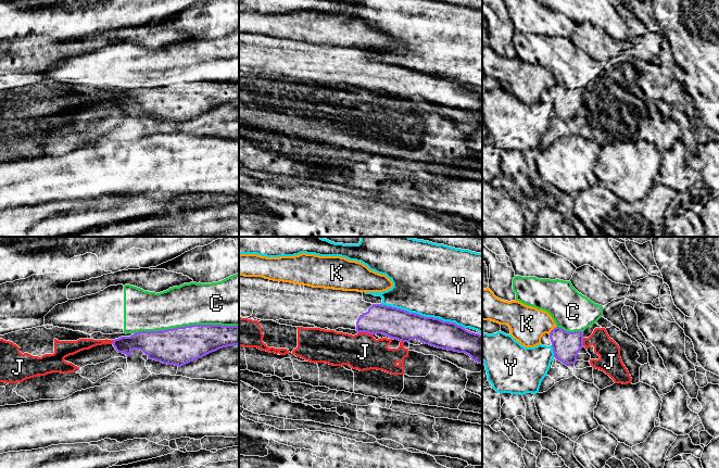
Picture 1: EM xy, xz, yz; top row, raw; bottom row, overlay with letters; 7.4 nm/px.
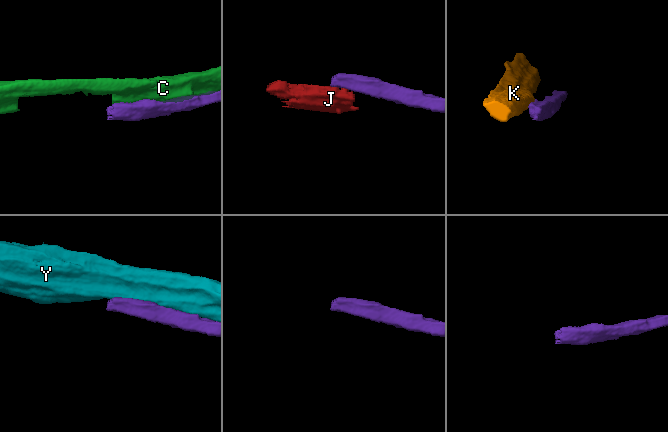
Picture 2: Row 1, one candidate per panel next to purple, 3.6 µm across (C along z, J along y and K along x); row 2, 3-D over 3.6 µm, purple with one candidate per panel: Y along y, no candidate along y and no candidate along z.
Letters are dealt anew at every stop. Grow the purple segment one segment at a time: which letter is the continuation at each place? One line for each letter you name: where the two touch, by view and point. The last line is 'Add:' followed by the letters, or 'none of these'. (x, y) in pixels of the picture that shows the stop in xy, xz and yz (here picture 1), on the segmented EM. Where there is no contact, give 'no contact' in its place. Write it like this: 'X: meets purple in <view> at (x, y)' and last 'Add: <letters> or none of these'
Add: none of these

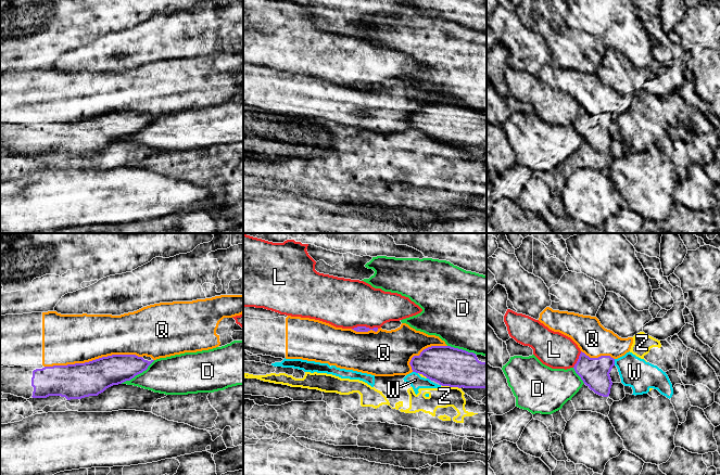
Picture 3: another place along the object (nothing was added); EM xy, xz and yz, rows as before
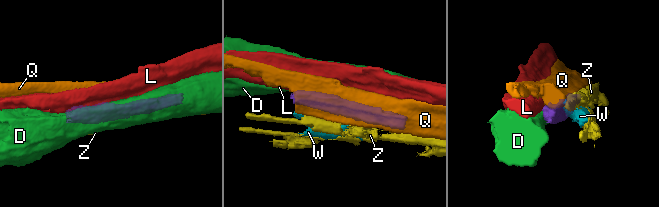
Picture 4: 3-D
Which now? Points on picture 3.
Add: none of these

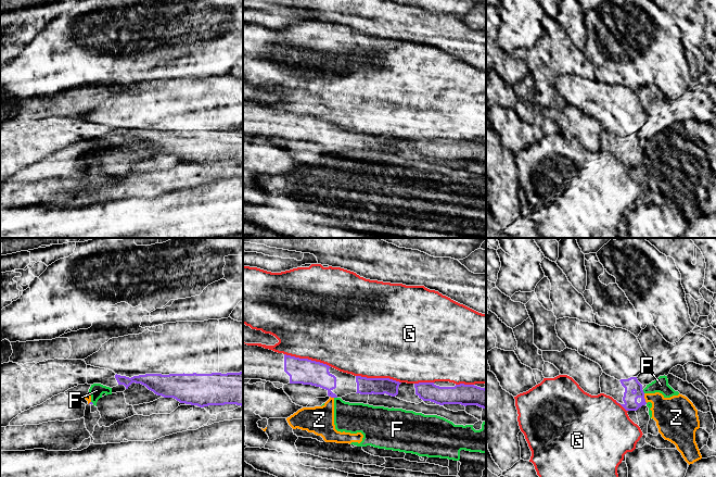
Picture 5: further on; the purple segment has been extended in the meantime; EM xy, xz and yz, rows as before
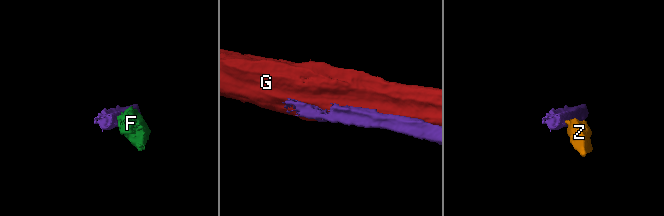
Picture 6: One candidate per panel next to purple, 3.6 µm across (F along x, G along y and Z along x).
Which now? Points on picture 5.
Add: none of these

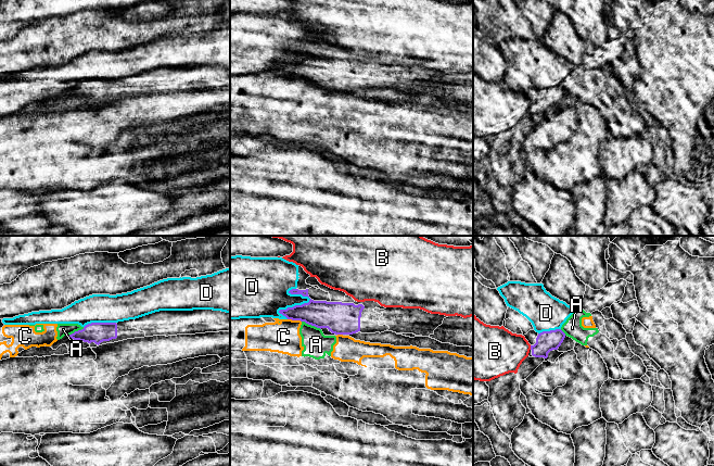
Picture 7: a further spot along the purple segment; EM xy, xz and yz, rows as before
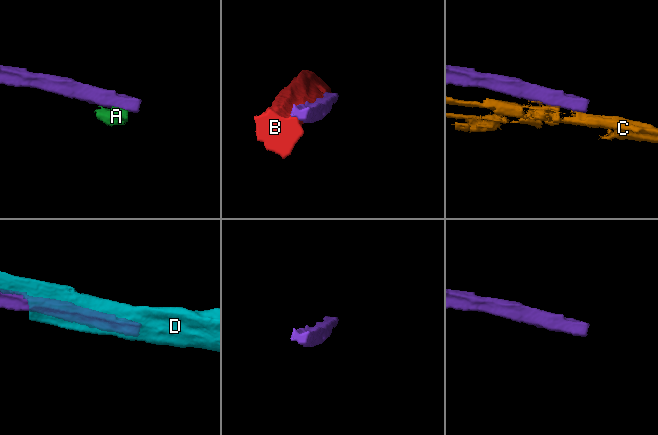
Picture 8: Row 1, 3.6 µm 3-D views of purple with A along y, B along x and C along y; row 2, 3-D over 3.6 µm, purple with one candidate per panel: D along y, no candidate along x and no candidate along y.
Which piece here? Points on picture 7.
Add: none of these

